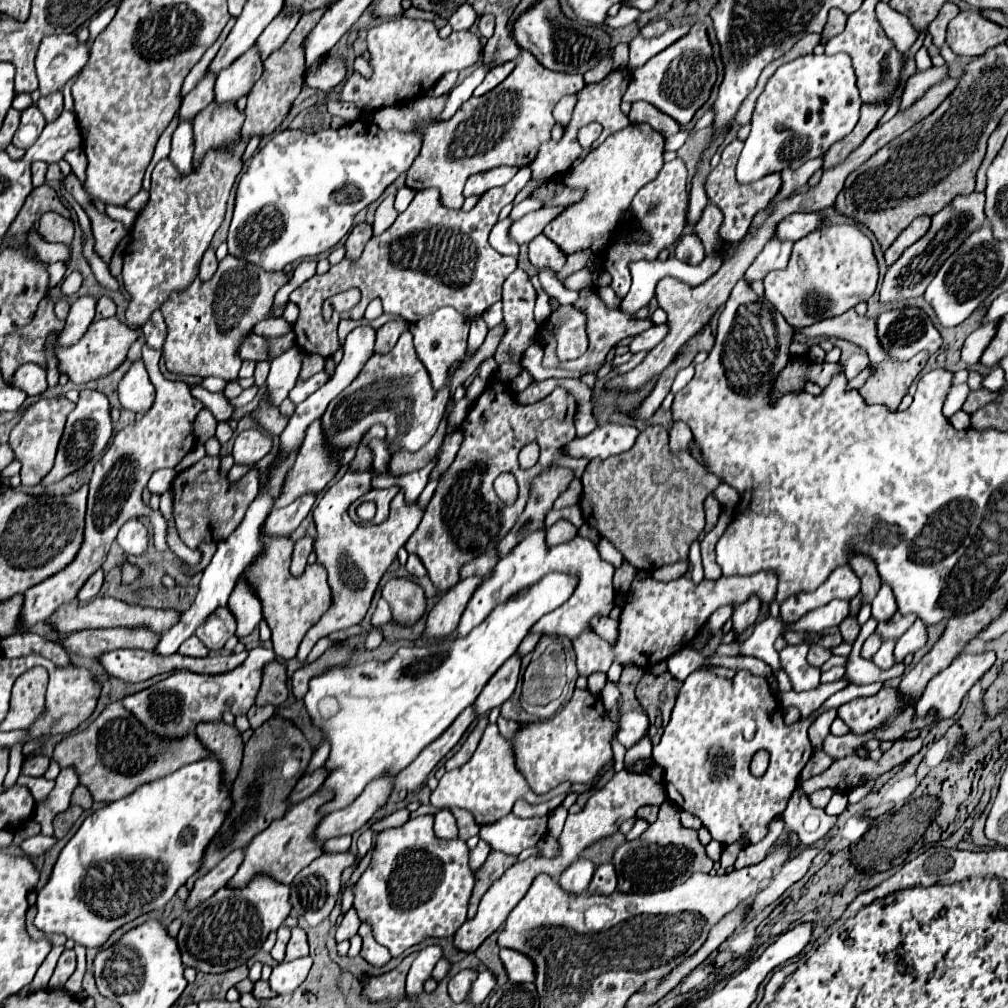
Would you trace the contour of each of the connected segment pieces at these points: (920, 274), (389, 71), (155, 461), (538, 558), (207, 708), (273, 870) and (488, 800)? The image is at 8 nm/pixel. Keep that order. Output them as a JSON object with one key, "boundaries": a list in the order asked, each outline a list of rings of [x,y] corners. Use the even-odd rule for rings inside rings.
{"boundaries":[[[[972,191],[968,195],[956,195],[950,205],[946,205],[942,211],[938,211],[932,217],[928,233],[920,237],[914,245],[910,245],[894,265],[890,265],[890,269],[884,275],[882,287],[880,287],[880,305],[900,303],[906,299],[920,297],[930,285],[930,281],[934,279],[934,275],[938,273],[938,269],[942,267],[942,263],[964,243],[964,239],[972,231],[984,227],[984,223],[986,223],[984,193]]],[[[398,17],[398,19],[384,21],[380,25],[374,25],[368,31],[368,51],[370,51],[370,67],[374,69],[374,73],[384,73],[384,75],[372,75],[368,79],[364,75],[348,75],[340,89],[340,101],[354,103],[360,113],[374,113],[378,109],[394,107],[394,105],[402,107],[402,105],[408,105],[414,97],[416,99],[424,97],[444,73],[452,69],[462,71],[464,67],[470,67],[476,63],[478,53],[480,53],[480,39],[472,35],[470,31],[454,31],[448,39],[440,39],[438,29],[432,21]]],[[[144,345],[142,359],[144,359],[146,371],[152,379],[152,385],[156,387],[156,401],[152,405],[152,411],[148,411],[148,415],[134,421],[132,425],[124,427],[114,437],[114,443],[104,453],[104,457],[96,463],[94,475],[90,479],[90,495],[88,495],[82,547],[80,547],[76,559],[70,565],[66,565],[62,571],[44,579],[42,583],[30,587],[24,593],[24,615],[22,615],[24,617],[24,629],[30,629],[32,625],[48,619],[54,613],[54,609],[58,609],[64,603],[70,603],[76,597],[76,593],[80,591],[84,581],[96,569],[100,569],[112,541],[116,539],[120,527],[128,519],[136,519],[136,517],[146,515],[152,523],[152,529],[154,529],[152,531],[152,541],[154,541],[156,551],[160,551],[160,553],[170,551],[168,541],[166,541],[168,521],[164,519],[164,515],[160,511],[154,511],[148,505],[144,505],[142,489],[146,487],[146,483],[148,483],[148,479],[154,471],[164,469],[164,467],[174,467],[194,447],[192,419],[200,411],[202,403],[192,397],[188,383],[170,381],[162,375],[159,367],[160,355],[162,355],[160,351],[152,351]]],[[[534,531],[534,533],[530,533],[530,537],[524,537],[506,557],[502,557],[498,561],[498,565],[494,567],[494,571],[490,575],[486,575],[486,579],[476,587],[476,591],[474,591],[472,599],[468,601],[468,607],[466,607],[466,611],[460,619],[458,635],[466,637],[474,627],[478,627],[490,615],[490,611],[496,605],[504,603],[506,599],[510,599],[518,591],[522,591],[526,587],[532,587],[544,575],[554,573],[554,571],[574,575],[578,579],[578,585],[576,585],[572,597],[560,609],[554,609],[548,615],[544,615],[540,619],[540,623],[534,623],[530,633],[562,635],[562,637],[568,637],[570,641],[574,641],[584,631],[592,631],[590,621],[596,615],[600,615],[600,617],[610,615],[610,611],[614,609],[614,601],[616,601],[616,591],[614,591],[614,585],[612,585],[614,565],[604,561],[600,557],[598,549],[594,547],[594,543],[588,541],[588,539],[582,539],[580,535],[576,539],[572,539],[570,543],[548,547],[546,537],[542,535],[542,531]]],[[[256,645],[248,651],[248,657],[234,671],[218,673],[218,675],[200,675],[192,671],[176,671],[156,685],[138,691],[134,695],[126,695],[122,705],[140,721],[140,725],[156,737],[164,739],[182,739],[188,733],[196,731],[196,725],[202,721],[220,723],[224,713],[246,715],[248,709],[256,703],[256,695],[262,681],[262,671],[266,663],[276,659],[274,649],[266,649]]],[[[310,795],[308,799],[292,805],[282,819],[276,819],[266,831],[256,835],[244,851],[242,865],[238,867],[236,875],[226,883],[226,887],[240,889],[240,887],[248,885],[256,875],[268,875],[268,877],[276,879],[278,883],[290,885],[292,879],[296,877],[296,873],[302,871],[308,863],[312,863],[312,859],[316,859],[322,853],[322,847],[312,841],[312,831],[314,831],[316,823],[322,819],[320,815],[316,815],[316,807],[320,805],[320,799],[324,799],[324,797]]],[[[492,723],[486,727],[472,759],[466,765],[444,773],[438,787],[432,791],[430,803],[438,809],[462,807],[474,815],[478,825],[490,825],[500,817],[508,815],[512,811],[512,805],[518,799],[524,799],[534,805],[534,803],[548,801],[556,795],[566,795],[568,791],[570,791],[568,783],[562,783],[560,787],[548,791],[546,795],[536,795],[534,791],[530,791],[530,787],[526,785],[526,779],[516,771],[516,767],[512,767],[512,747],[508,747],[508,741],[498,733],[498,725]]]]}

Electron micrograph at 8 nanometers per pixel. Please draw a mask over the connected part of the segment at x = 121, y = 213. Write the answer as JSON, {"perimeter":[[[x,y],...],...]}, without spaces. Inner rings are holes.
{"perimeter":[[[106,205],[106,215],[112,219],[122,222],[127,231],[130,231],[137,218],[136,212],[129,210],[124,206],[116,207]]]}

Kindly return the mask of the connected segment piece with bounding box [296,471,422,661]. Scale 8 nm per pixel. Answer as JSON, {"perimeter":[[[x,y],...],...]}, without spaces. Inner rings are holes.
{"perimeter":[[[346,471],[338,481],[328,485],[322,499],[318,499],[318,503],[314,507],[314,521],[316,521],[316,529],[318,529],[318,541],[314,545],[314,551],[318,555],[318,563],[322,563],[328,571],[328,583],[330,583],[334,595],[332,595],[332,607],[322,615],[322,619],[302,639],[298,655],[296,655],[298,661],[306,661],[306,655],[312,651],[314,643],[320,637],[326,637],[338,629],[348,629],[352,625],[358,625],[364,619],[380,577],[386,573],[390,563],[396,559],[398,549],[416,531],[416,527],[422,519],[422,511],[416,507],[416,503],[406,505],[404,493],[400,491],[392,499],[388,521],[384,521],[382,525],[374,525],[374,527],[356,525],[348,517],[346,509],[366,491],[372,489],[370,477],[372,477],[372,471],[366,471],[366,473],[348,473]]]}

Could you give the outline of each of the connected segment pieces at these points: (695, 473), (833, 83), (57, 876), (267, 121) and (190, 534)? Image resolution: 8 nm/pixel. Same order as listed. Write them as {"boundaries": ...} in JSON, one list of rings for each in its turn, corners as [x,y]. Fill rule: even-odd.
{"boundaries":[[[[652,425],[642,431],[636,439],[636,445],[620,455],[608,459],[592,459],[582,473],[582,497],[580,509],[586,521],[592,527],[598,527],[598,533],[608,539],[628,561],[686,561],[688,549],[698,539],[704,529],[704,509],[702,503],[710,495],[720,479],[708,475],[700,461],[688,453],[672,455],[668,447],[668,433],[662,425]],[[660,471],[668,471],[666,481],[656,481],[654,477]]],[[[812,53],[782,65],[768,79],[756,101],[752,129],[738,157],[736,179],[740,183],[752,183],[774,171],[788,167],[798,169],[806,161],[824,155],[852,131],[860,107],[862,101],[856,87],[856,73],[852,59],[846,53],[830,57]]],[[[206,757],[206,759],[200,759],[200,761],[192,763],[192,765],[184,765],[184,767],[180,767],[178,771],[174,771],[174,773],[162,777],[162,779],[156,779],[156,781],[152,781],[152,783],[146,783],[146,785],[138,787],[134,793],[130,793],[128,797],[122,797],[122,799],[118,799],[118,801],[114,801],[114,803],[108,803],[106,807],[96,809],[92,815],[88,815],[88,817],[84,819],[84,823],[80,825],[80,829],[74,833],[74,837],[72,837],[72,839],[66,843],[66,847],[62,849],[62,853],[60,853],[60,857],[58,857],[58,861],[56,861],[52,873],[50,873],[48,883],[38,891],[38,903],[36,903],[38,915],[36,915],[36,919],[34,919],[34,925],[36,925],[38,929],[42,929],[44,933],[62,933],[62,935],[66,935],[68,939],[74,939],[76,943],[80,943],[80,945],[84,945],[84,947],[102,947],[116,929],[120,929],[122,925],[126,925],[126,923],[130,923],[132,919],[140,917],[144,911],[150,913],[150,911],[154,911],[154,909],[162,909],[162,907],[174,897],[176,889],[178,889],[180,885],[184,885],[190,875],[196,873],[196,869],[200,867],[200,859],[202,859],[204,847],[210,843],[212,835],[216,835],[216,831],[220,829],[220,825],[222,825],[222,821],[224,821],[224,815],[228,813],[228,807],[232,805],[232,801],[230,801],[230,789],[222,787],[220,771],[222,771],[222,769],[220,769],[220,763],[218,763],[216,759],[212,759],[212,757]]],[[[310,11],[308,15],[302,15],[298,25],[296,25],[296,29],[288,37],[288,43],[284,43],[284,47],[280,47],[280,51],[276,51],[276,55],[270,55],[264,61],[264,73],[256,81],[256,85],[252,87],[252,91],[248,95],[248,105],[246,105],[246,111],[244,111],[246,113],[246,121],[244,121],[244,127],[242,127],[242,137],[244,139],[268,137],[288,117],[290,107],[292,107],[294,99],[298,97],[298,93],[300,93],[300,89],[304,85],[306,69],[304,69],[302,41],[308,35],[308,31],[318,23],[322,13],[324,11]]],[[[202,457],[196,465],[176,475],[172,483],[172,515],[180,533],[180,539],[190,549],[198,549],[200,543],[228,539],[246,515],[248,505],[258,491],[258,471],[248,471],[236,485],[230,485],[226,475],[218,473],[218,457]]]]}

